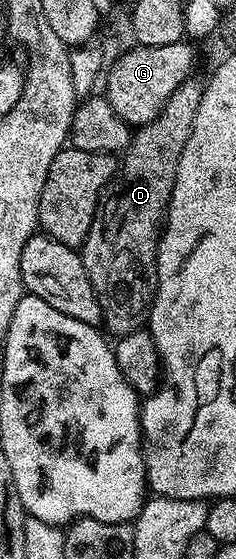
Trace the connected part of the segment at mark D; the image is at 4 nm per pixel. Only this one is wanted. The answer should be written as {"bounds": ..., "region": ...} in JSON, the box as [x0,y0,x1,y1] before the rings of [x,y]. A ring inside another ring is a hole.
{"bounds":[82,75,205,339],"region":[[[193,75],[182,82],[178,91],[174,91],[174,95],[166,99],[166,107],[158,111],[156,118],[133,132],[123,154],[118,176],[101,196],[98,212],[82,246],[86,276],[90,279],[100,304],[103,328],[116,339],[143,329],[148,324],[148,313],[156,298],[156,249],[160,246],[168,200],[174,191],[174,179],[178,175],[178,159],[182,159],[182,150],[186,147],[186,139],[190,139],[190,131],[194,131],[194,115],[198,115],[198,103],[202,103],[204,94],[205,82],[199,81],[198,77]]]}

